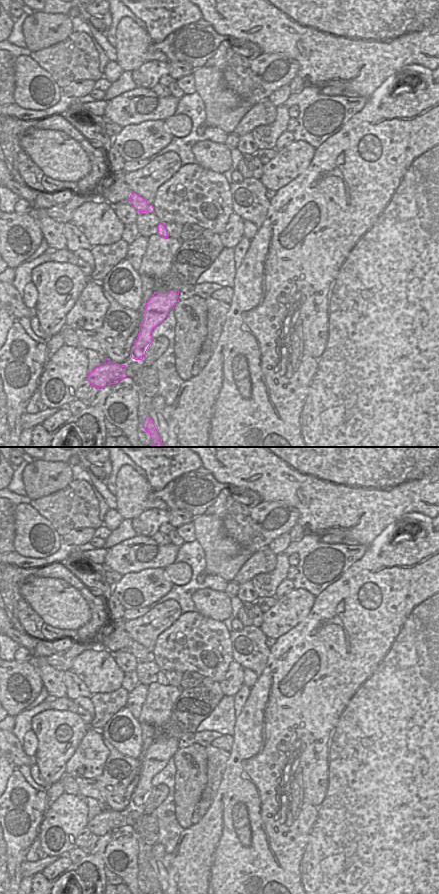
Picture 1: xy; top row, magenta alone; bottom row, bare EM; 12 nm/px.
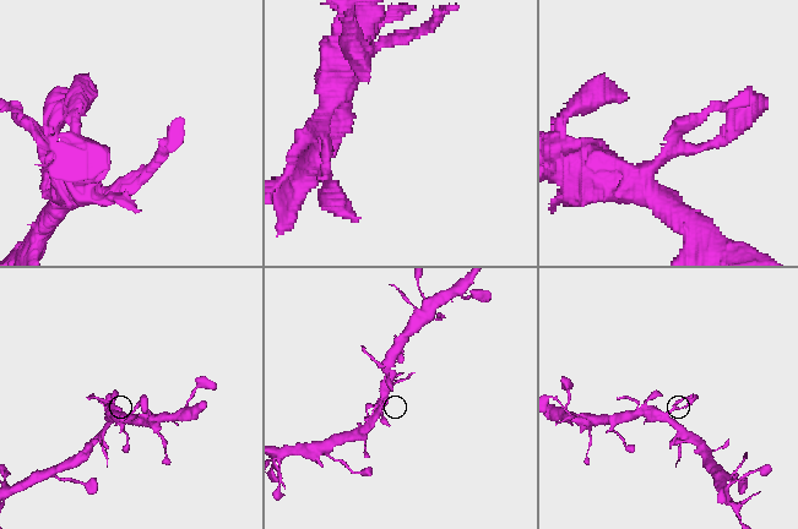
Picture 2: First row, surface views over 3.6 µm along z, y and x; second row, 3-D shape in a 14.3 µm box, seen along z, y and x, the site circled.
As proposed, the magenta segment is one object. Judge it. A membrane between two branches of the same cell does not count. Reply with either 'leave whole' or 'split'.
leave whole

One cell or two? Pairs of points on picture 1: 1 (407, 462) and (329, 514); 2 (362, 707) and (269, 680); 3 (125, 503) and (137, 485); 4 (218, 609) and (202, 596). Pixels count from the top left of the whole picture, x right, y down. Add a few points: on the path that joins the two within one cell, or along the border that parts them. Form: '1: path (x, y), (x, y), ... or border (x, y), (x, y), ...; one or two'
1: path (388, 462), (381, 462), (348, 495); one
2: path (339, 704), (307, 704), (292, 689); one
3: path (129, 499), (133, 489); one
4: path (214, 605), (206, 600); one

